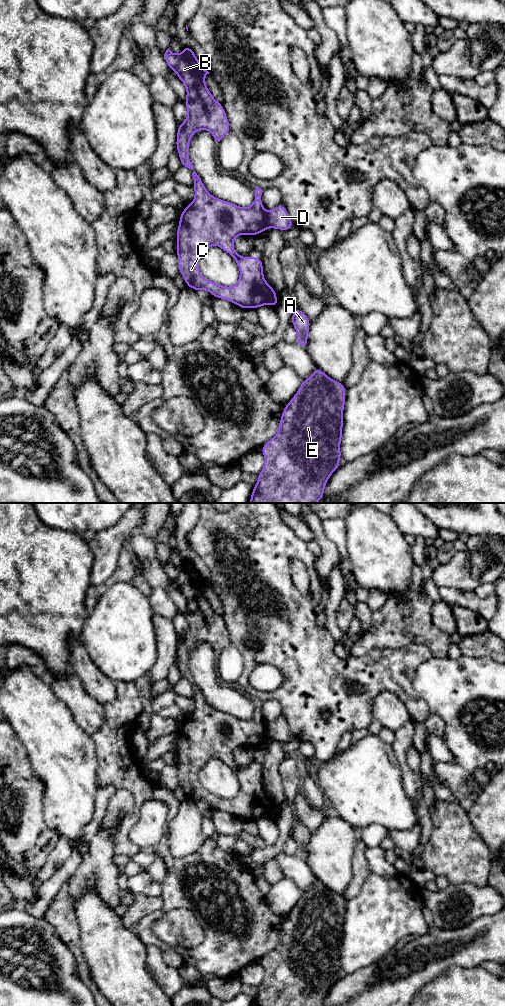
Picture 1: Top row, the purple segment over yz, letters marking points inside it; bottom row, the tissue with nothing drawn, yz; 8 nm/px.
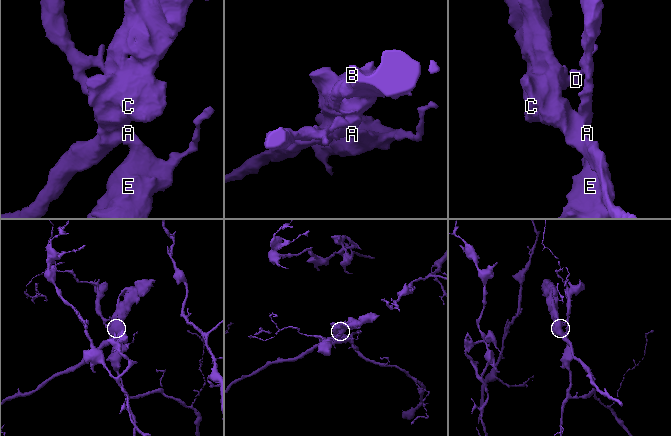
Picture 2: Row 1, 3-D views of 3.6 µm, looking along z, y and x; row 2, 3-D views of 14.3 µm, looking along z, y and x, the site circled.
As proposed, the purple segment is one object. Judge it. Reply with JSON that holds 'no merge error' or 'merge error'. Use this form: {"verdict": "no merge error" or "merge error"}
{"verdict": "merge error"}

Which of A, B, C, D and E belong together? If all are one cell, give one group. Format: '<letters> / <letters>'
A D E / B C

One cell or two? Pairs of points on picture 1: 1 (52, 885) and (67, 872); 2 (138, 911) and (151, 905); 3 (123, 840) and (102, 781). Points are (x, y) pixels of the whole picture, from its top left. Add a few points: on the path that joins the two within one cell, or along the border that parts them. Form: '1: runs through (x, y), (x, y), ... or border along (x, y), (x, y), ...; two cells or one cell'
1: runs through (56, 881), (63, 874); one cell
2: runs through (141, 908), (144, 905), (148, 905); one cell
3: runs through (132, 819), (137, 813), (137, 792), (123, 780); one cell

